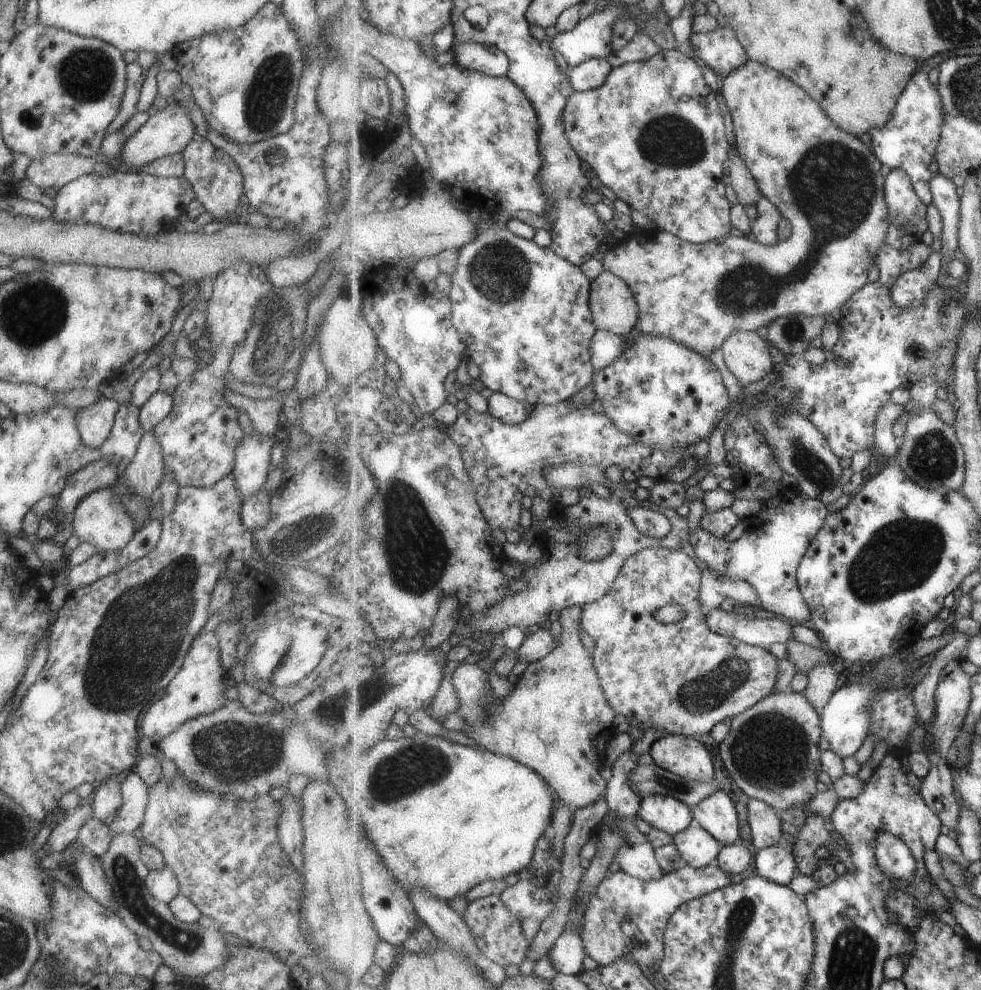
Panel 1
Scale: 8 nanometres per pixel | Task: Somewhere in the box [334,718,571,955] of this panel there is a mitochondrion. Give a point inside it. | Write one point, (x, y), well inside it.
(409, 770)

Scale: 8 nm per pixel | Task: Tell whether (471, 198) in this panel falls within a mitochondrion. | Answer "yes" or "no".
no

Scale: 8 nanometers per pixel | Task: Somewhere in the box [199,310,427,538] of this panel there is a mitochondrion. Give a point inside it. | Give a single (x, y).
(343, 353)

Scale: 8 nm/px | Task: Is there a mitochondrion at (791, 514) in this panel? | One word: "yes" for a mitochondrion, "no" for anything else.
no

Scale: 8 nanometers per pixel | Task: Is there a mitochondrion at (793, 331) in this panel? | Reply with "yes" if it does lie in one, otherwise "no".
yes

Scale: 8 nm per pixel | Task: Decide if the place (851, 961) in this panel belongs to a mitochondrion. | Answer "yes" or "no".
yes

